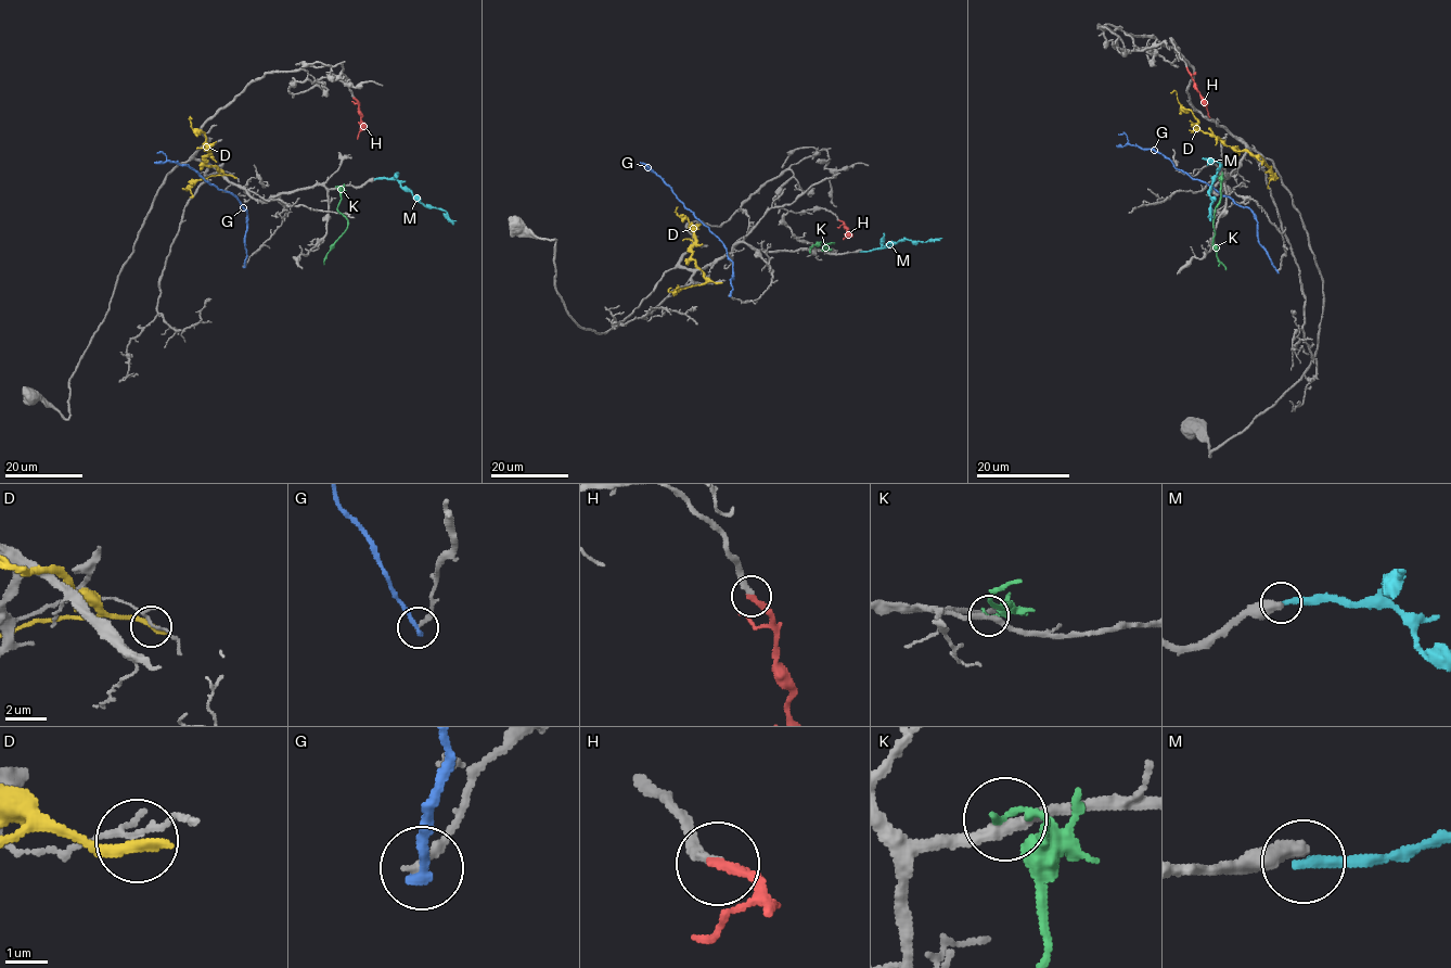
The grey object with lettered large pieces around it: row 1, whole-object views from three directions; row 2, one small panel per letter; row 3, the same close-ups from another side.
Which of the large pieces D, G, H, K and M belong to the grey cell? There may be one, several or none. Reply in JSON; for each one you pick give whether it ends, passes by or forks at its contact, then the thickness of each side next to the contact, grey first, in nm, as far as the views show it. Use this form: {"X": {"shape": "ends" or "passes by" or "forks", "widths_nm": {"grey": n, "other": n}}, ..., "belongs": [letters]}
{"H": {"shape": "ends", "widths_nm": {"grey": 220, "other": 260}}, "belongs": ["H"]}

